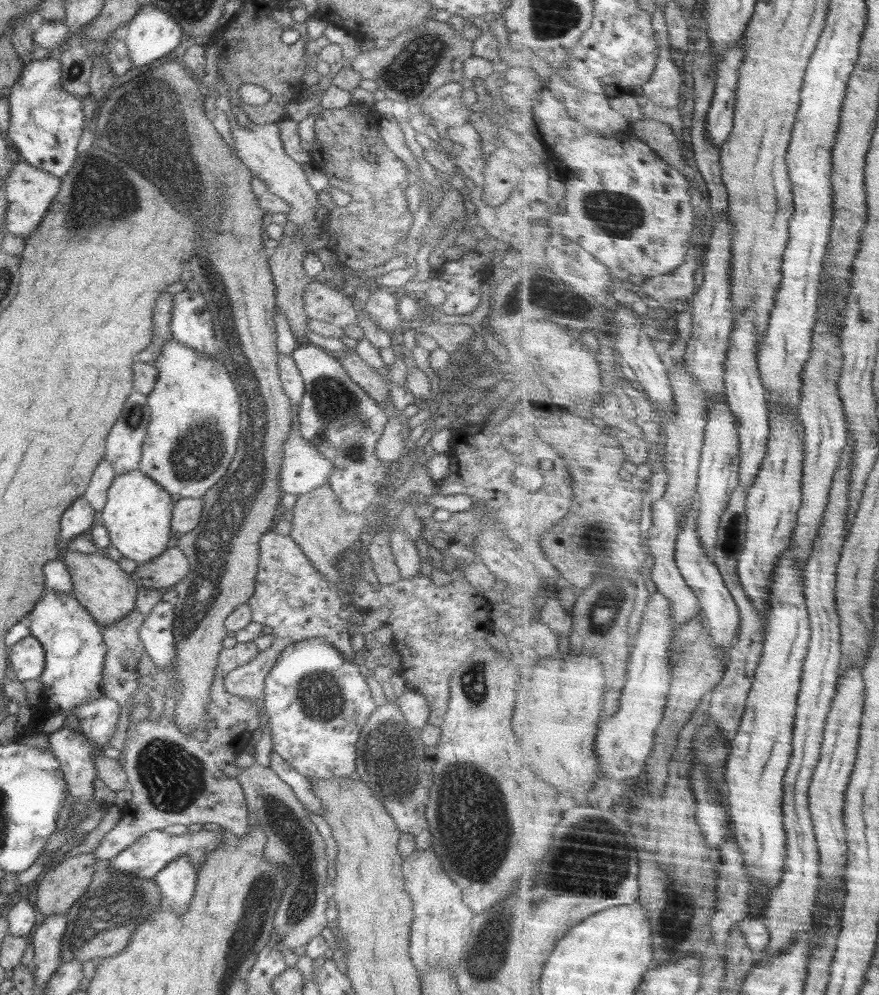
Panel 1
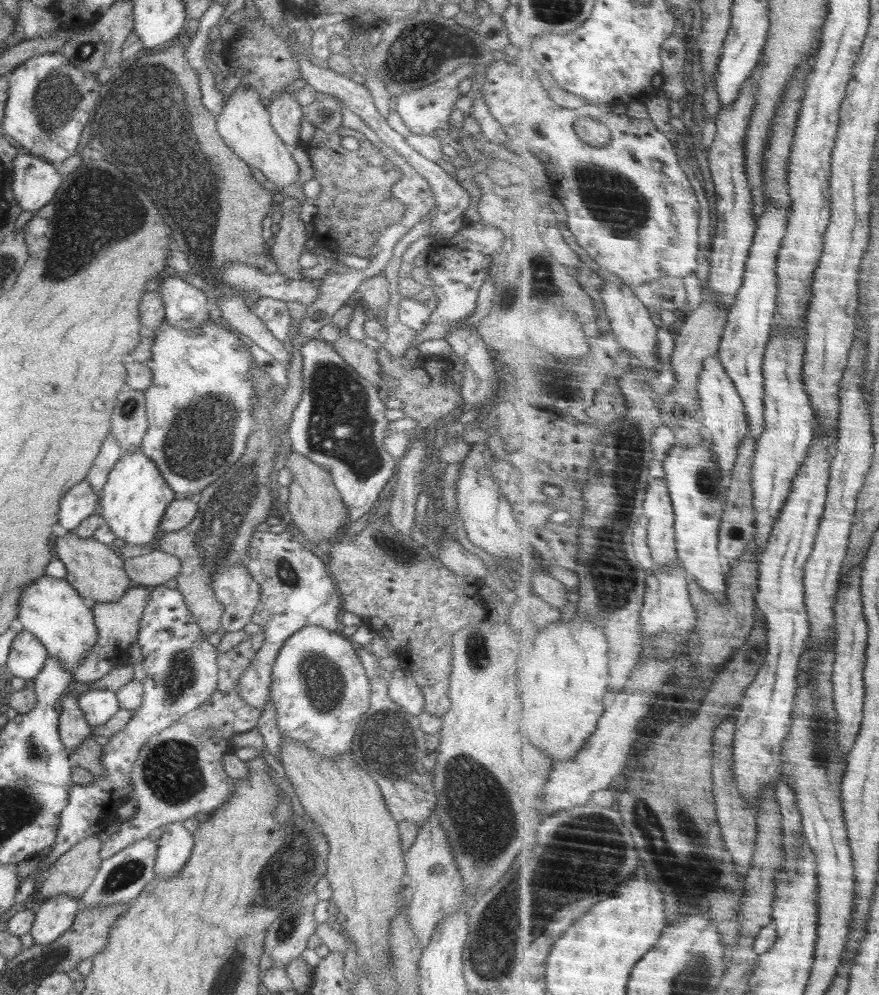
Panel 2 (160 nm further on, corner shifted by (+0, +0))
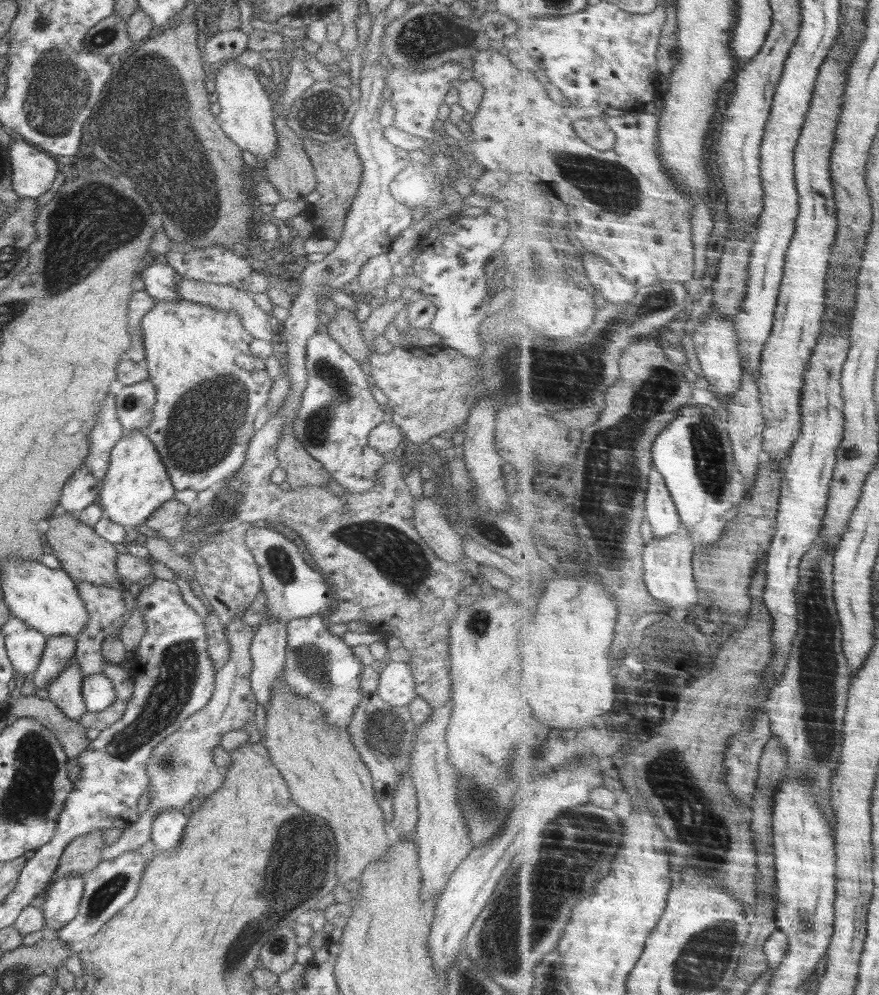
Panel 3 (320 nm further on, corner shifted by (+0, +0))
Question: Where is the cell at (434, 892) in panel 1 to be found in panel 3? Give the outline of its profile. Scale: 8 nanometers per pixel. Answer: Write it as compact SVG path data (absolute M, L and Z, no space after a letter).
M446 702L444 706L433 710L431 717L424 721L424 724L419 724L420 728L417 728L416 744L410 756L409 768L410 778L417 792L418 812L420 812L416 840L418 840L418 854L420 854L418 866L422 870L422 882L424 882L422 898L440 896L440 892L446 888L444 884L448 882L448 876L458 868L458 864L472 850L468 828L458 806L458 794L456 794L458 772L448 762L448 748L444 740L452 702Z

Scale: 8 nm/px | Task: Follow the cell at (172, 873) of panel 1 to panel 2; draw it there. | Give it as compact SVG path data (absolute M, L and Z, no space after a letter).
M169 822L162 826L164 832L157 840L155 871L165 879L173 879L190 858L193 835L183 822Z

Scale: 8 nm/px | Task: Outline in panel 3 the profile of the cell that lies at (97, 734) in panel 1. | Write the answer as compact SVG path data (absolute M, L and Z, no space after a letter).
M103 672L86 676L81 685L83 700L88 712L106 710L117 700L114 685Z

